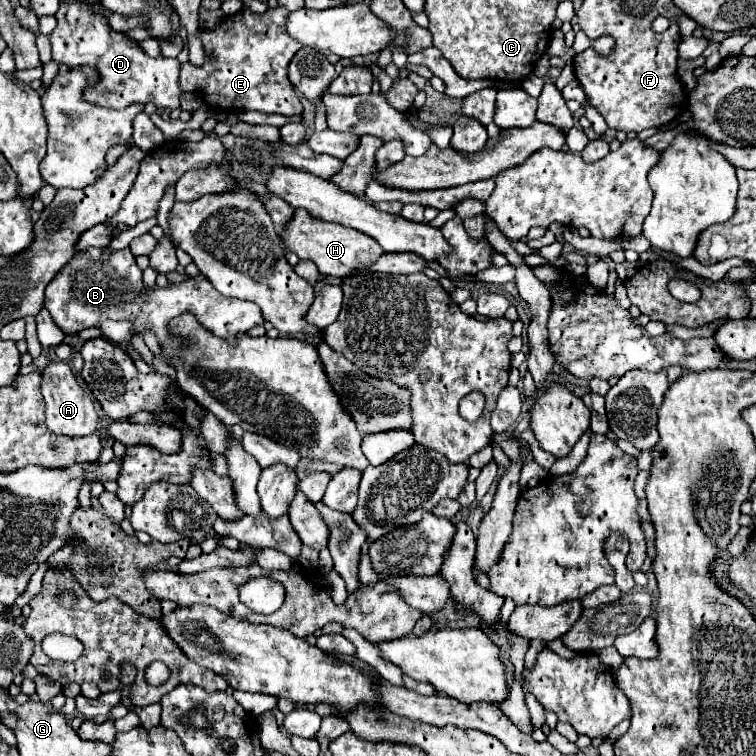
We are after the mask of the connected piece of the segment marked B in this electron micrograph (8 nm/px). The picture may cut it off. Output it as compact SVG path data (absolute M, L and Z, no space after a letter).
M88 248L74 254L74 258L46 286L46 310L54 318L56 326L68 336L86 328L100 328L102 336L116 344L124 344L126 348L132 348L132 336L152 330L168 366L174 366L172 358L180 358L186 346L184 338L170 332L172 318L180 314L194 314L208 332L228 340L232 346L238 340L238 332L248 332L250 328L264 324L262 310L256 308L254 302L220 296L202 274L166 288L146 288L142 282L142 270L138 268L130 248Z

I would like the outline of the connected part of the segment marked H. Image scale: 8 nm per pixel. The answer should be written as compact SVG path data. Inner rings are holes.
M298 208L294 212L294 220L288 226L284 226L282 238L284 238L284 246L288 246L292 252L296 252L298 258L312 260L312 262L316 262L316 266L322 274L338 276L338 278L346 278L354 270L370 268L384 254L380 244L374 238L370 238L368 234L364 234L360 230L352 230L352 228L336 224L336 222L326 222L326 220L314 218L308 210L302 210L302 208Z

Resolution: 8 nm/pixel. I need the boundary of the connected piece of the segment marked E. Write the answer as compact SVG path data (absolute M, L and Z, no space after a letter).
M278 6L278 8L274 8L274 10L266 10L264 14L252 14L252 12L248 12L248 18L244 18L244 20L242 20L242 14L246 14L246 12L240 12L240 16L224 16L222 24L216 26L216 28L200 28L200 30L198 30L198 38L202 40L204 50L208 52L208 56L206 56L206 60L204 60L202 66L190 66L190 64L184 64L184 66L182 66L182 74L180 74L180 88L182 88L182 92L196 92L196 94L200 94L202 100L208 104L208 108L210 108L212 112L258 110L258 112L266 112L266 114L282 114L282 116L288 116L288 118L292 118L292 116L302 116L302 102L298 100L296 90L294 90L294 86L292 86L292 82L290 82L290 78L288 78L288 64L290 64L292 56L294 56L294 54L298 52L298 48L300 48L300 44L298 44L294 38L290 38L290 36L286 34L286 30L284 30L284 20L286 20L286 16L288 16L288 10L284 10L282 6Z

